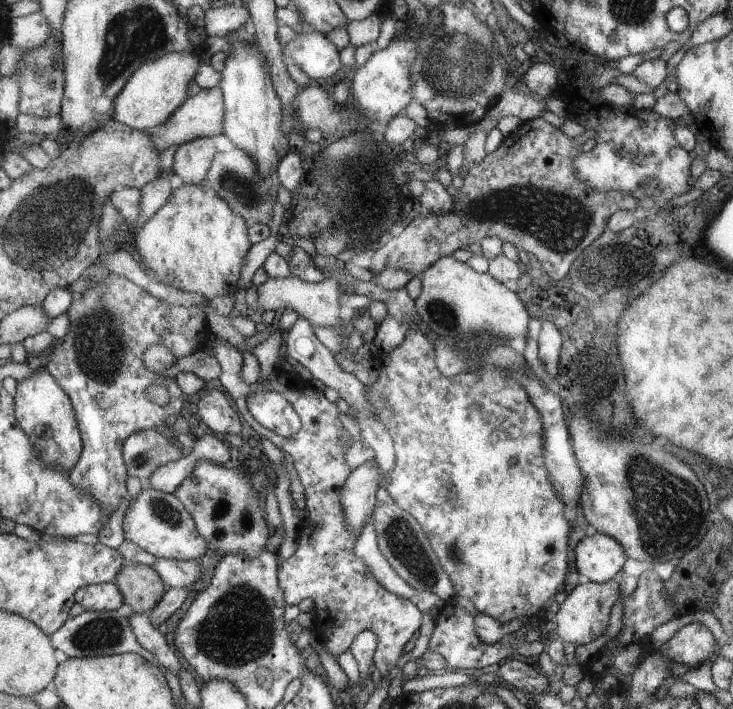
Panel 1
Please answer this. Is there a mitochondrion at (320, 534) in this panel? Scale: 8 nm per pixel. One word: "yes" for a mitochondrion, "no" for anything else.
no

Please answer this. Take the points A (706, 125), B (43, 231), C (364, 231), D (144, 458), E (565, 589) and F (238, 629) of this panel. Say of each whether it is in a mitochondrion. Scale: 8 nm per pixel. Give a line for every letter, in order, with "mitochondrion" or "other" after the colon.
A: other
B: mitochondrion
C: mitochondrion
D: mitochondrion
E: other
F: mitochondrion

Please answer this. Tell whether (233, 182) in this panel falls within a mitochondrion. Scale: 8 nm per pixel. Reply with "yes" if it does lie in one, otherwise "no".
yes

